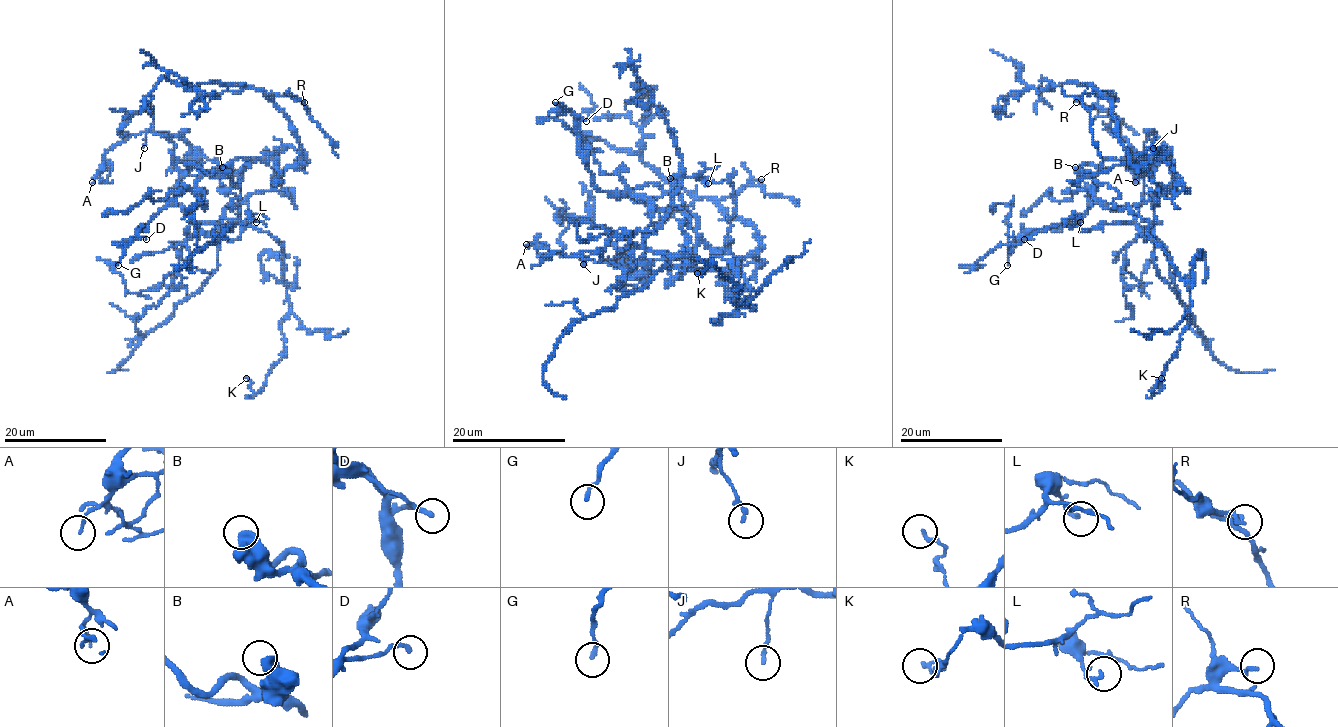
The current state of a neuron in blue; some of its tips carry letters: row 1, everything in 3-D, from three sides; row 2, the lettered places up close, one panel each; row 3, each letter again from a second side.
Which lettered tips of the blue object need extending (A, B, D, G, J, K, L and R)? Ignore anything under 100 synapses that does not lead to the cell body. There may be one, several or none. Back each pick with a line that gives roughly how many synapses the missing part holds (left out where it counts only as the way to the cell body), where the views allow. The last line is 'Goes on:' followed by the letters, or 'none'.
Goes on: none

